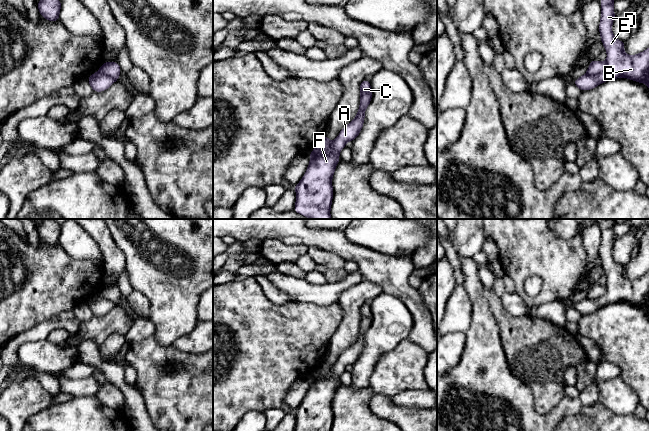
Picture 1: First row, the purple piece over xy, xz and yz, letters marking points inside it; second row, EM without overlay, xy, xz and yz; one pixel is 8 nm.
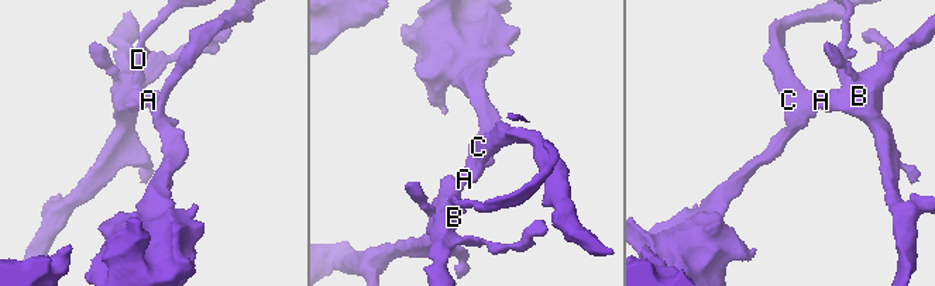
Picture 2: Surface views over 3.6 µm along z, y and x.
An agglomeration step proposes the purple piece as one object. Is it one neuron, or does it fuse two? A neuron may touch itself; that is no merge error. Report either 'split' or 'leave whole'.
split

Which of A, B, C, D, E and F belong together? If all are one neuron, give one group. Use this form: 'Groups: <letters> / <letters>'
Groups: A C / B D E F

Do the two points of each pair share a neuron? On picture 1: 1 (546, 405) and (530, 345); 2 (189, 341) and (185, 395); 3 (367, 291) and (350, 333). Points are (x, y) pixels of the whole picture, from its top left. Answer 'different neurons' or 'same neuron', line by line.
1: same neuron
2: different neurons
3: same neuron

